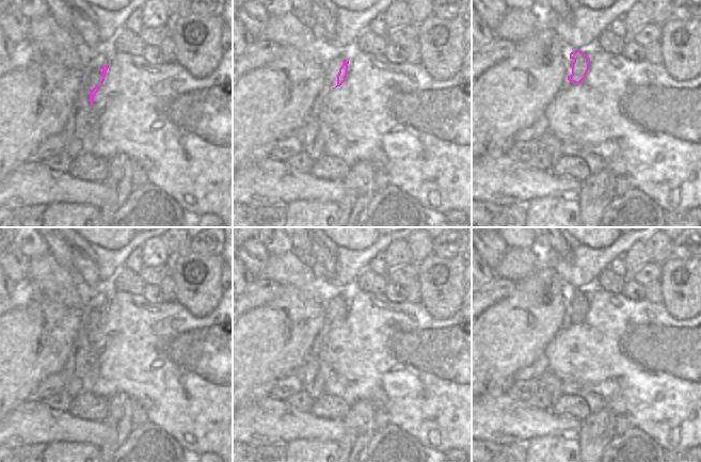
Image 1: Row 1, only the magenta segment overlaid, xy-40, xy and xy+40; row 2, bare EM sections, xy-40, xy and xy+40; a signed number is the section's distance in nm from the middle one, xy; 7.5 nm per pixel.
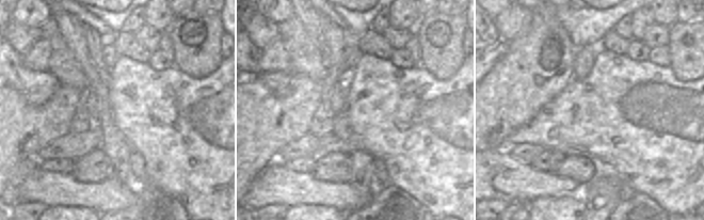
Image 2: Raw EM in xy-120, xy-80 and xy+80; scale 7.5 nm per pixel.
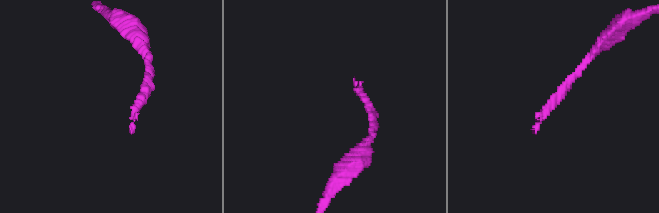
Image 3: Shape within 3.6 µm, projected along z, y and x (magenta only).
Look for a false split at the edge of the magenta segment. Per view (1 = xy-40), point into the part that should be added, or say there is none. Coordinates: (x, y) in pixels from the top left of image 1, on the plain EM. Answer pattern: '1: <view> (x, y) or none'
1: none

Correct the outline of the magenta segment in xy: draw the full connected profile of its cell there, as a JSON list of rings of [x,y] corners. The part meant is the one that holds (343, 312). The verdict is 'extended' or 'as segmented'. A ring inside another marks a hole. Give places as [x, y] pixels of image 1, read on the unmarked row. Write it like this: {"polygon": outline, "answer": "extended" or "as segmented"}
{"polygon": [[[344,299],[344,303],[339,307],[339,312],[337,314],[337,324],[335,326],[340,325],[346,320],[346,316],[348,314],[348,303],[349,300]]], "answer": "as segmented"}

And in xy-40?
{"polygon": [[[103,304],[103,305],[102,305],[102,312],[101,312],[102,318],[101,318],[101,320],[100,320],[100,324],[99,324],[99,325],[95,325],[95,326],[92,329],[91,333],[90,333],[90,344],[91,344],[91,345],[92,345],[92,342],[94,341],[94,335],[96,334],[96,332],[97,332],[98,329],[99,329],[99,326],[102,324],[102,322],[103,322],[103,320],[105,320],[105,316],[106,316],[106,314],[107,314],[108,307],[109,307],[109,304]]], "answer": "as segmented"}

